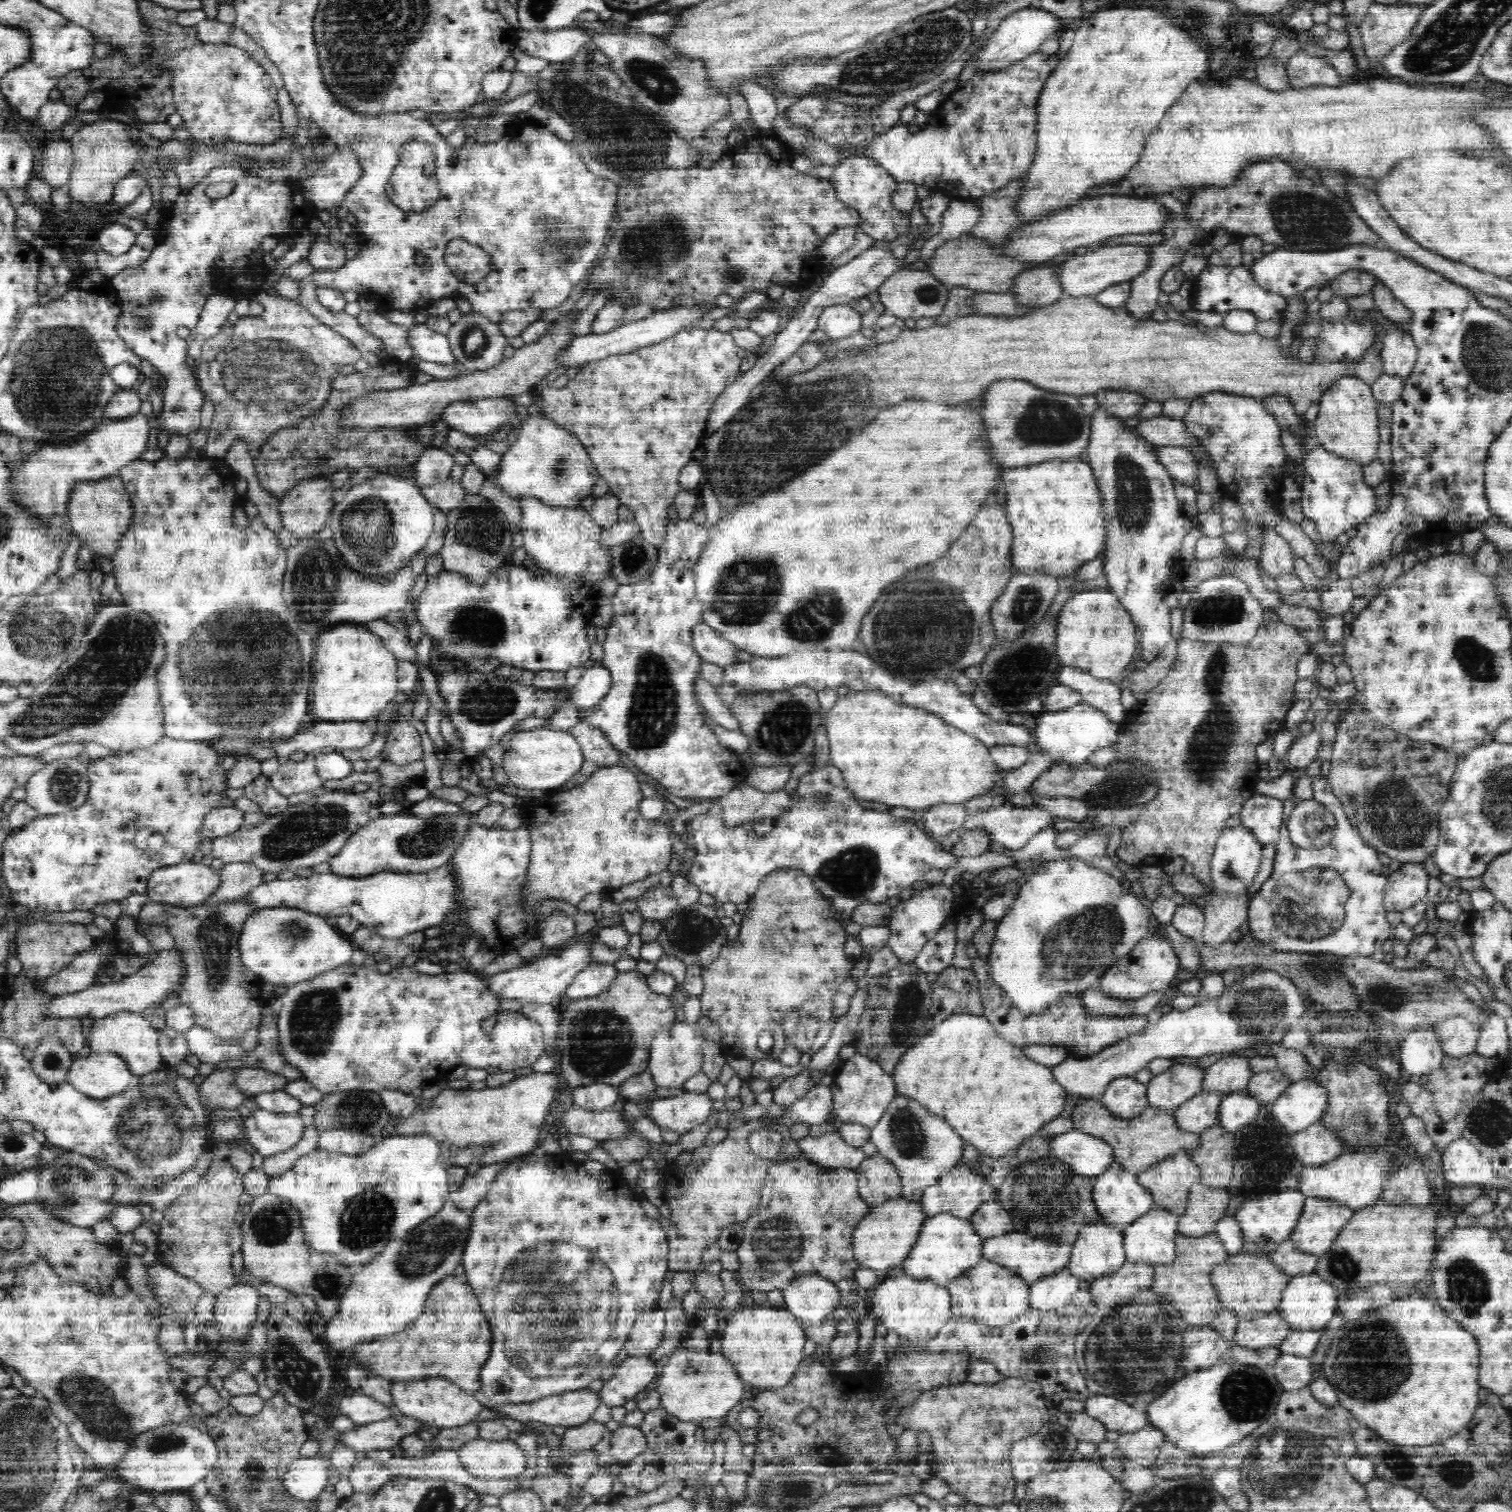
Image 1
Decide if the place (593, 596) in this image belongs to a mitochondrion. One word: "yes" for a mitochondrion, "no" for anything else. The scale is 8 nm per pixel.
no

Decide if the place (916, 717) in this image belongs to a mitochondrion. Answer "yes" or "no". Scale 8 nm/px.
no

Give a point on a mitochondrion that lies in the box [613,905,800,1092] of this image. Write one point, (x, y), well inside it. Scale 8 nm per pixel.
(690, 932)

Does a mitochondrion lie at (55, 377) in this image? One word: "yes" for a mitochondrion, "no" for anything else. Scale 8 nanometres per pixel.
yes

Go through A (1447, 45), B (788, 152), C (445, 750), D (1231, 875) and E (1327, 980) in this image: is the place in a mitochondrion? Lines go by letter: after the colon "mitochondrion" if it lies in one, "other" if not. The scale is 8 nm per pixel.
A: mitochondrion
B: other
C: other
D: mitochondrion
E: mitochondrion

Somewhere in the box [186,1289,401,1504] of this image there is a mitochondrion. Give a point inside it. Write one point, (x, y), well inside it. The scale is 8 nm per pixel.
(300, 1371)

